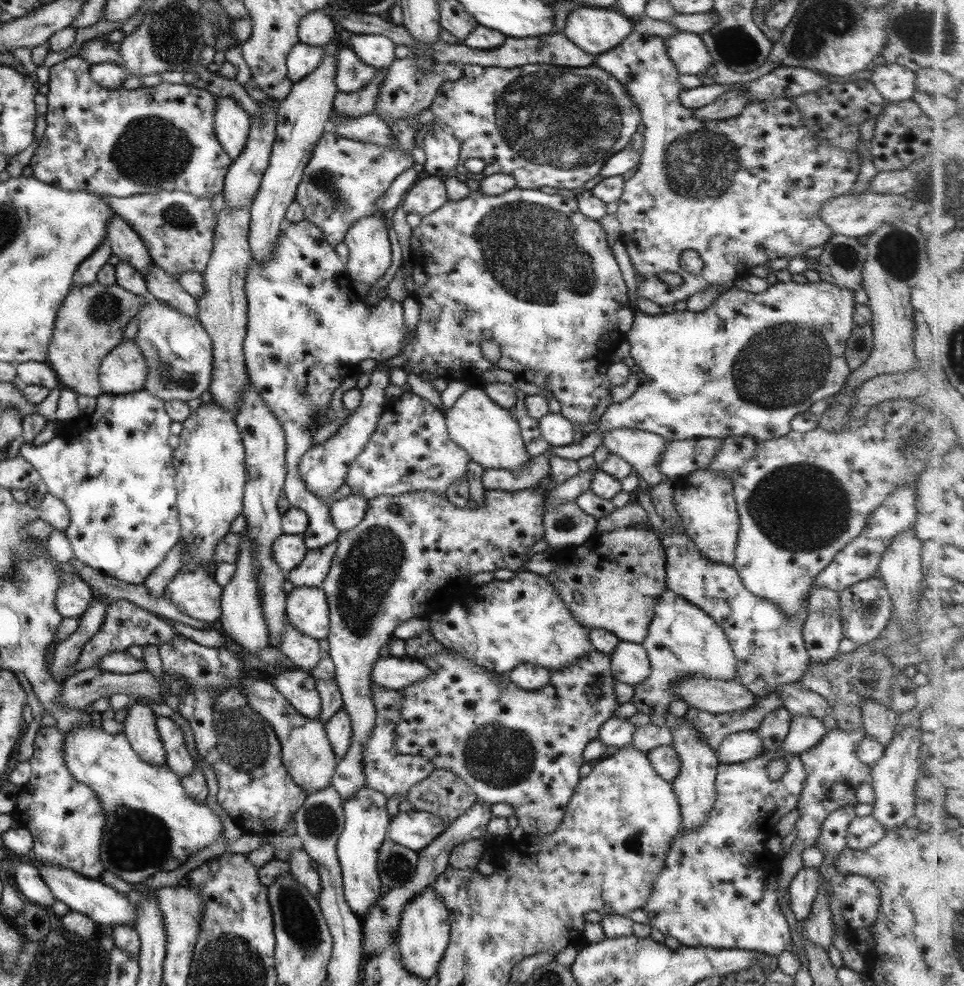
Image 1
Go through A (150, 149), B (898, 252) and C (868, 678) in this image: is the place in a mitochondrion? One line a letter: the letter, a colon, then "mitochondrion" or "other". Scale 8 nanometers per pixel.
A: mitochondrion
B: mitochondrion
C: mitochondrion

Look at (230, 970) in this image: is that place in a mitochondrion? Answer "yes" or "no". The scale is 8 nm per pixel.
yes

